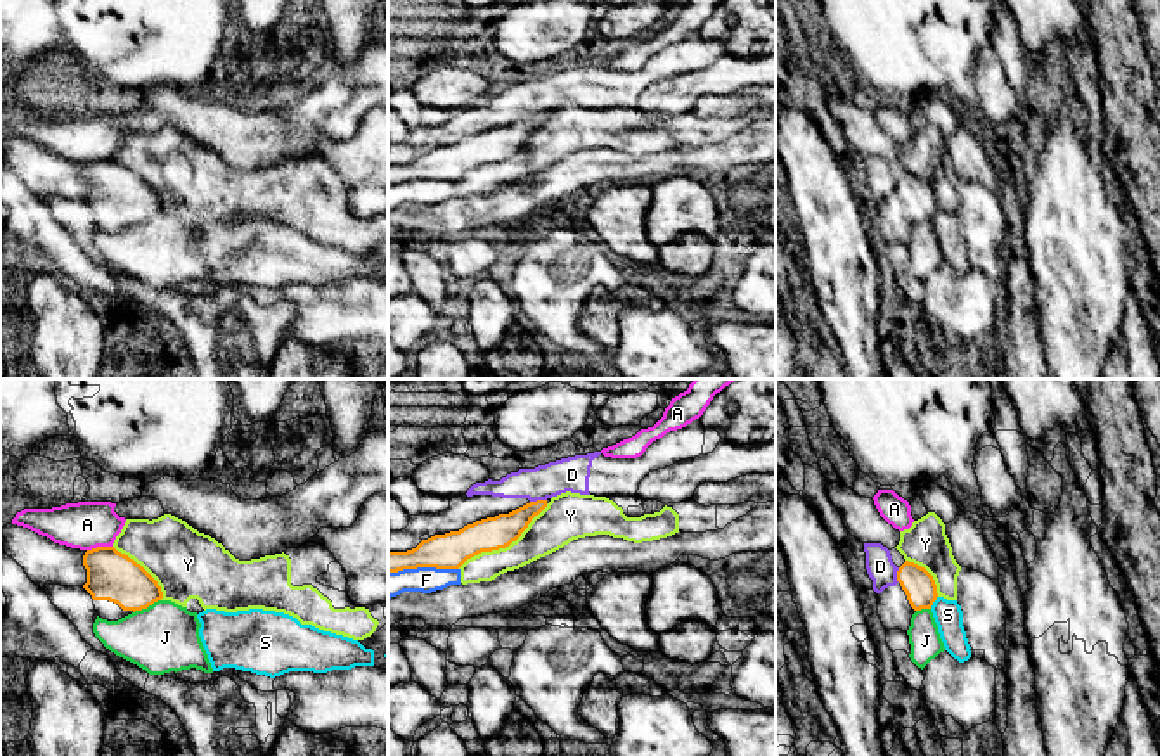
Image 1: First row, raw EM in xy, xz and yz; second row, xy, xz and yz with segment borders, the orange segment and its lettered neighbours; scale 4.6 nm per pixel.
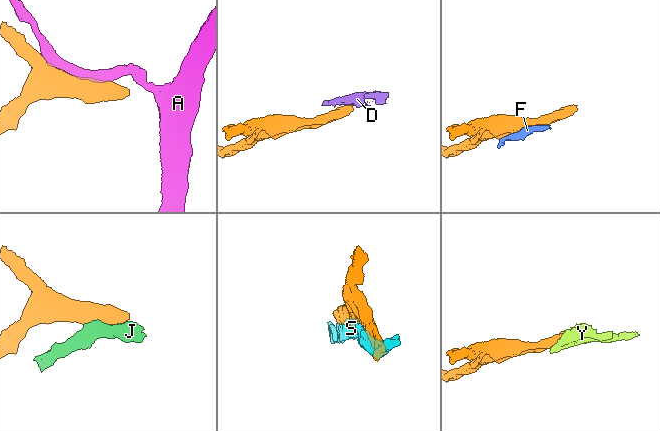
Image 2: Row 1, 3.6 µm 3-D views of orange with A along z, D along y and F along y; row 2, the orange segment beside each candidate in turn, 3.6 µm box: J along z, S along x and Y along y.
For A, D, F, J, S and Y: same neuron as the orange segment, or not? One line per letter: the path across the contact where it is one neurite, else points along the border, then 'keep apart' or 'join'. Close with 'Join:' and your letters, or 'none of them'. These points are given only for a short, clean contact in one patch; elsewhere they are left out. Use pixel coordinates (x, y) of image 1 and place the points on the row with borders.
A: keep apart
D: join
F: keep apart
J: keep apart
S: keep apart
Y: keep apart
Join: D

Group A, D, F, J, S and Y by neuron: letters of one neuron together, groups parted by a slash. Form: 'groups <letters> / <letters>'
groups A / D / F Y / J / S

